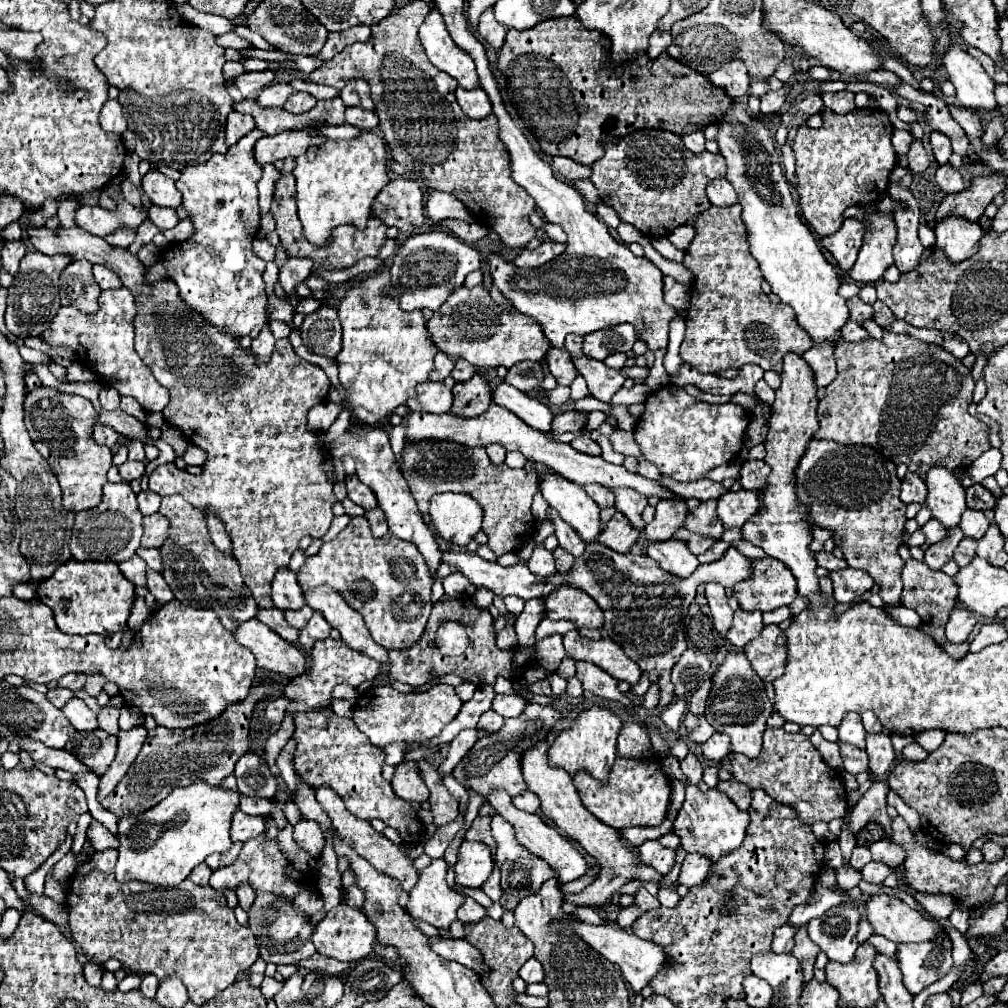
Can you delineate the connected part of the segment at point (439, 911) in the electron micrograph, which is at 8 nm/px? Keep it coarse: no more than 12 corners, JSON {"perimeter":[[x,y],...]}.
{"perimeter":[[446,862],[420,870],[406,908],[448,930],[464,900],[446,884]]}

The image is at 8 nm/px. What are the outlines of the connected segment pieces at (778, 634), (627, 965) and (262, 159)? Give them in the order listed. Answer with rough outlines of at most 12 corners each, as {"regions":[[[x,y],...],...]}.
{"regions":[[[766,626],[744,646],[764,682],[782,676],[788,650],[784,632]],[[566,924],[618,964],[634,992],[672,966],[656,942],[618,926]],[[304,130],[280,132],[258,140],[258,164],[296,158],[326,136]]]}

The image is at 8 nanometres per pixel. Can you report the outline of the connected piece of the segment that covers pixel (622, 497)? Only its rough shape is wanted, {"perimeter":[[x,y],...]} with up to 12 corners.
{"perimeter":[[612,488],[616,510],[642,532],[646,496],[632,488]]}

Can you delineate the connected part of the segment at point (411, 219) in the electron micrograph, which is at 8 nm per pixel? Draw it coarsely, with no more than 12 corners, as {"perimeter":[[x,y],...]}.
{"perimeter":[[392,178],[370,214],[400,232],[424,226],[424,186]]}

